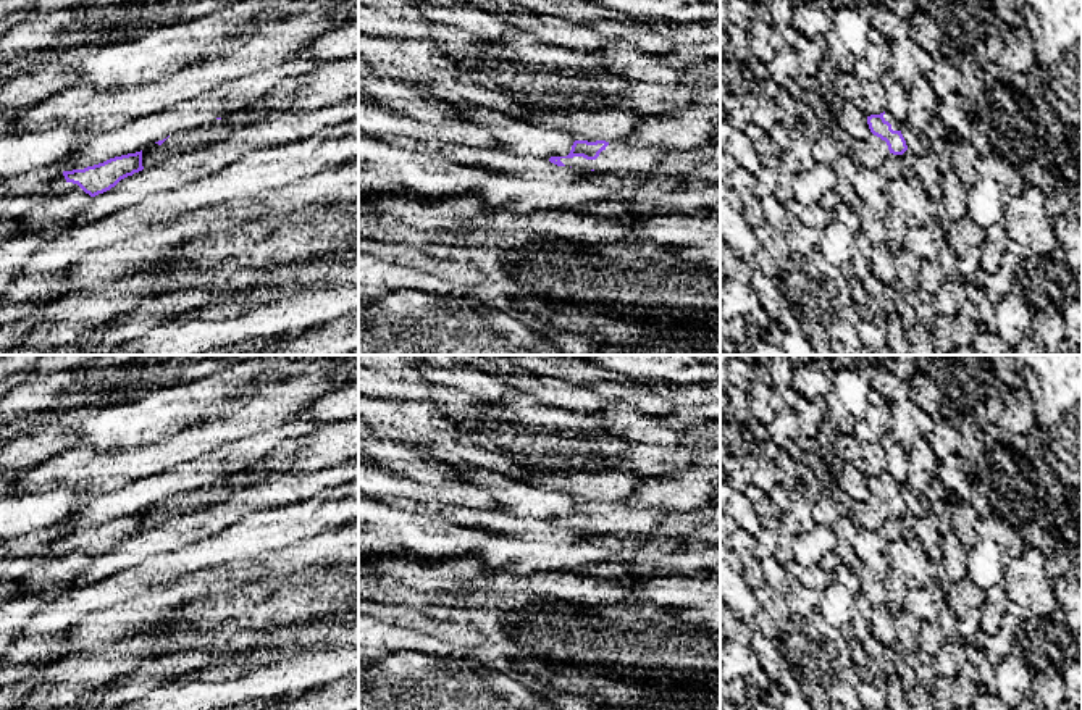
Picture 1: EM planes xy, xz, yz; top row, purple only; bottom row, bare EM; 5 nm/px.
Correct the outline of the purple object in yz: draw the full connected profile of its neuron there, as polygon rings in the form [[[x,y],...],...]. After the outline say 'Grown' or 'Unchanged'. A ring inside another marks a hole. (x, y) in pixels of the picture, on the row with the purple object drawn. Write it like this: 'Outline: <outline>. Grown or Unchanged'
Outline: [[[888,111],[867,116],[867,124],[874,136],[887,142],[890,153],[903,155],[908,150],[906,140],[900,131],[901,123]]]. Grown

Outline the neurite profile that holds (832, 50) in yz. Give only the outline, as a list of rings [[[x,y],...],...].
[[[833,31],[827,32],[827,36],[824,37],[824,47],[827,55],[825,68],[832,74],[838,73],[851,74],[856,58],[851,56],[840,44],[833,42]]]

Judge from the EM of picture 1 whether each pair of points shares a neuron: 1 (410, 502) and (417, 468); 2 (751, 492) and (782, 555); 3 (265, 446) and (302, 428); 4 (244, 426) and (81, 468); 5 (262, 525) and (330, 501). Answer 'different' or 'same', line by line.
1: different
2: same
3: same
4: same
5: same

